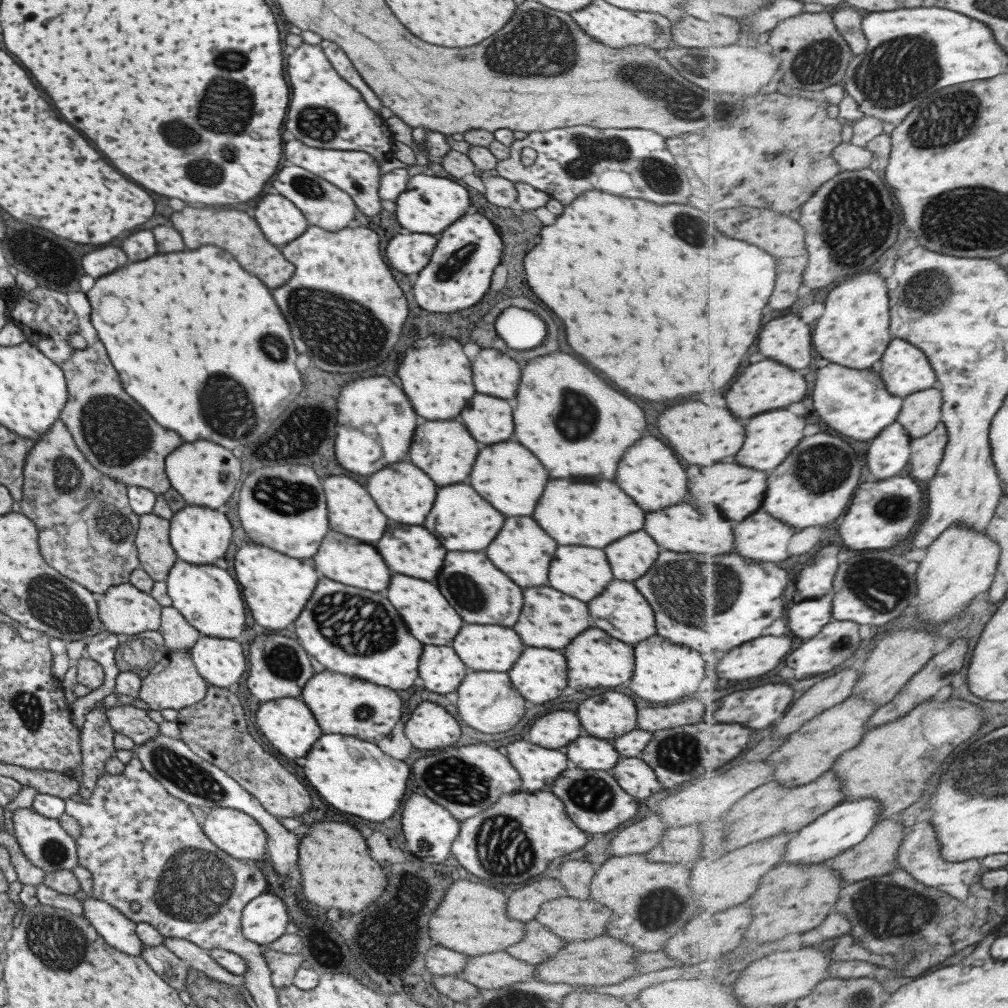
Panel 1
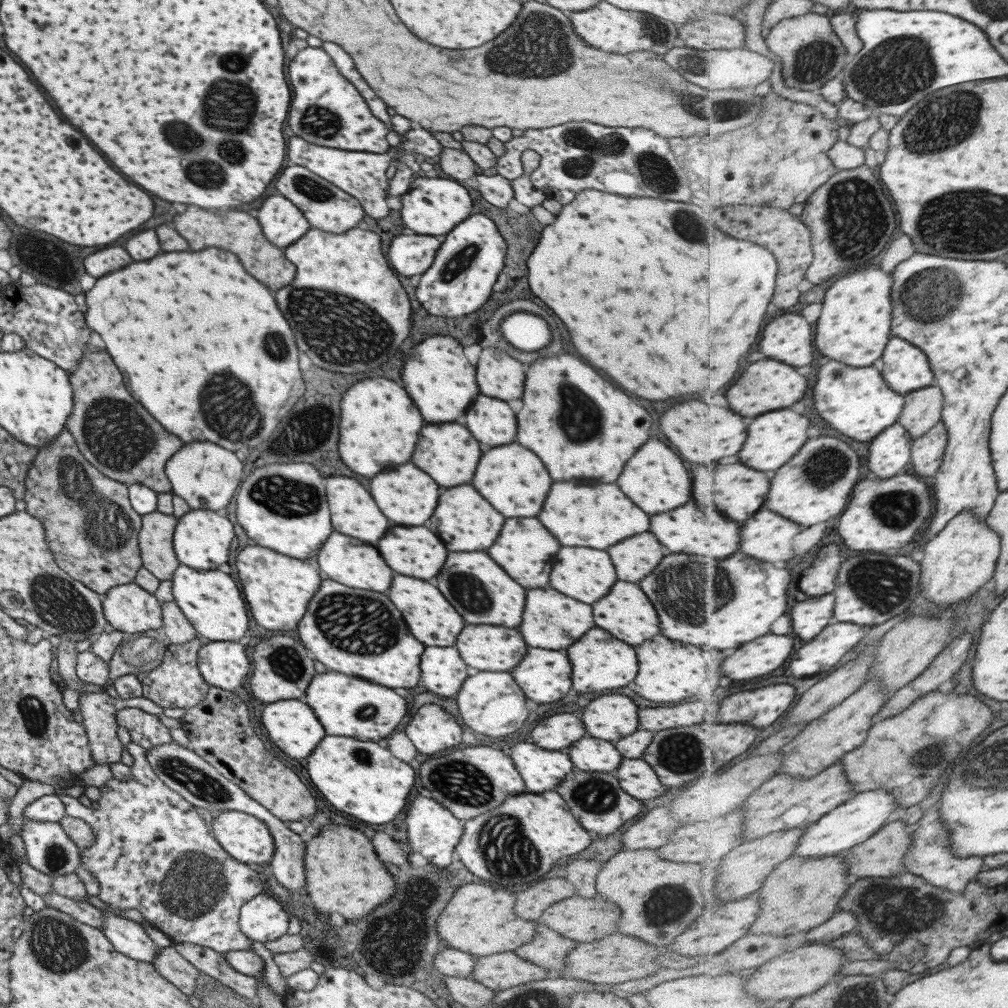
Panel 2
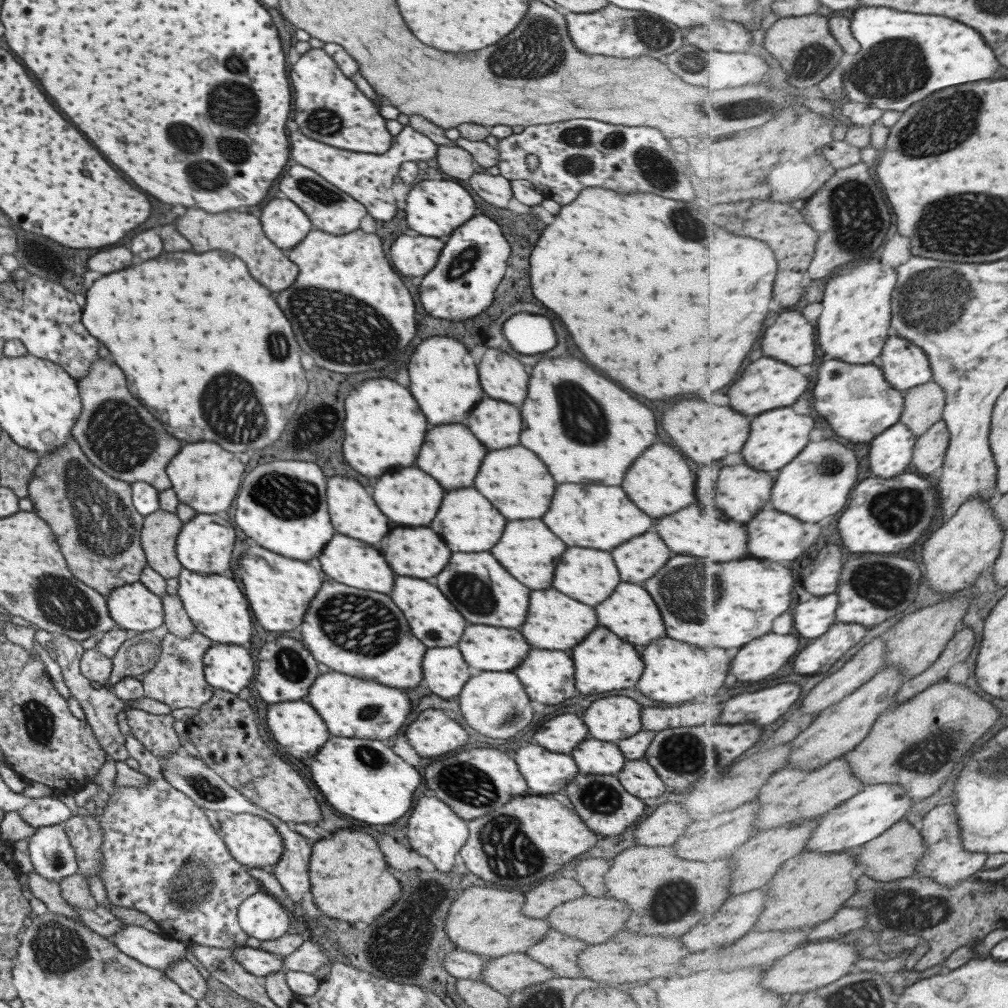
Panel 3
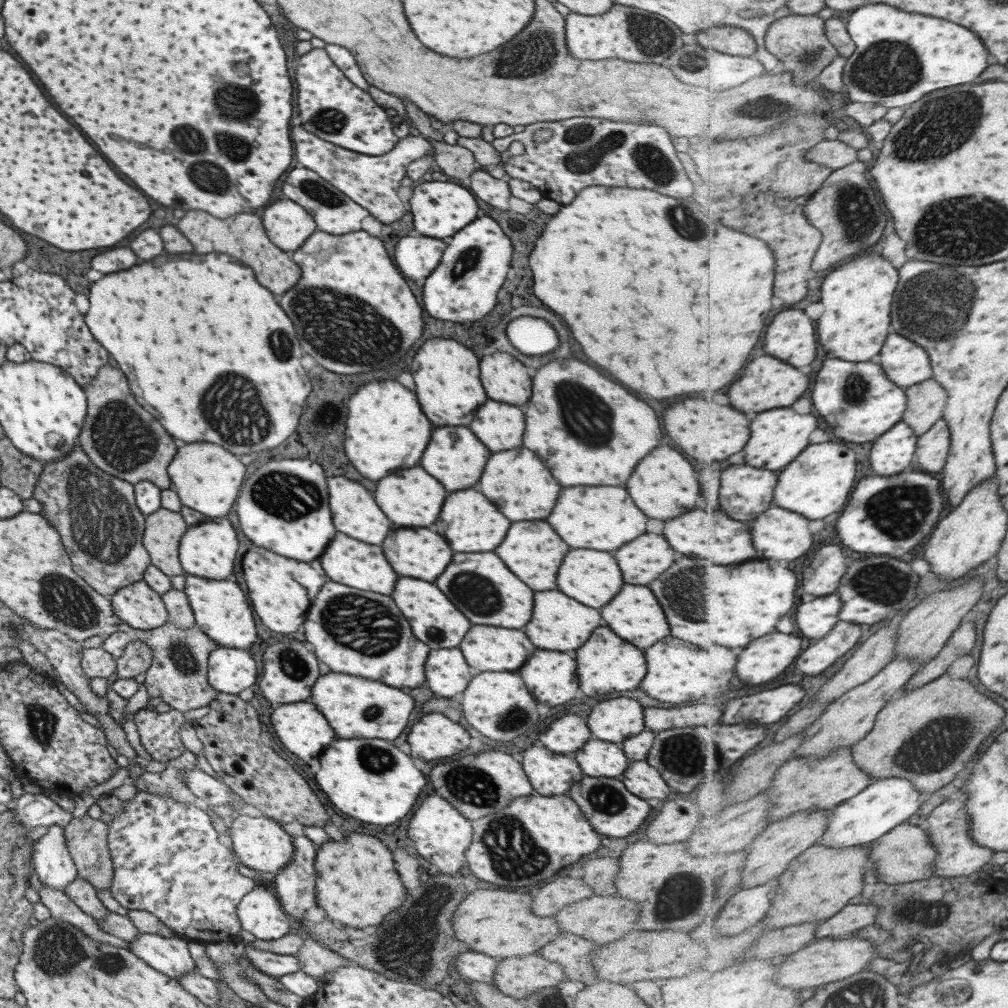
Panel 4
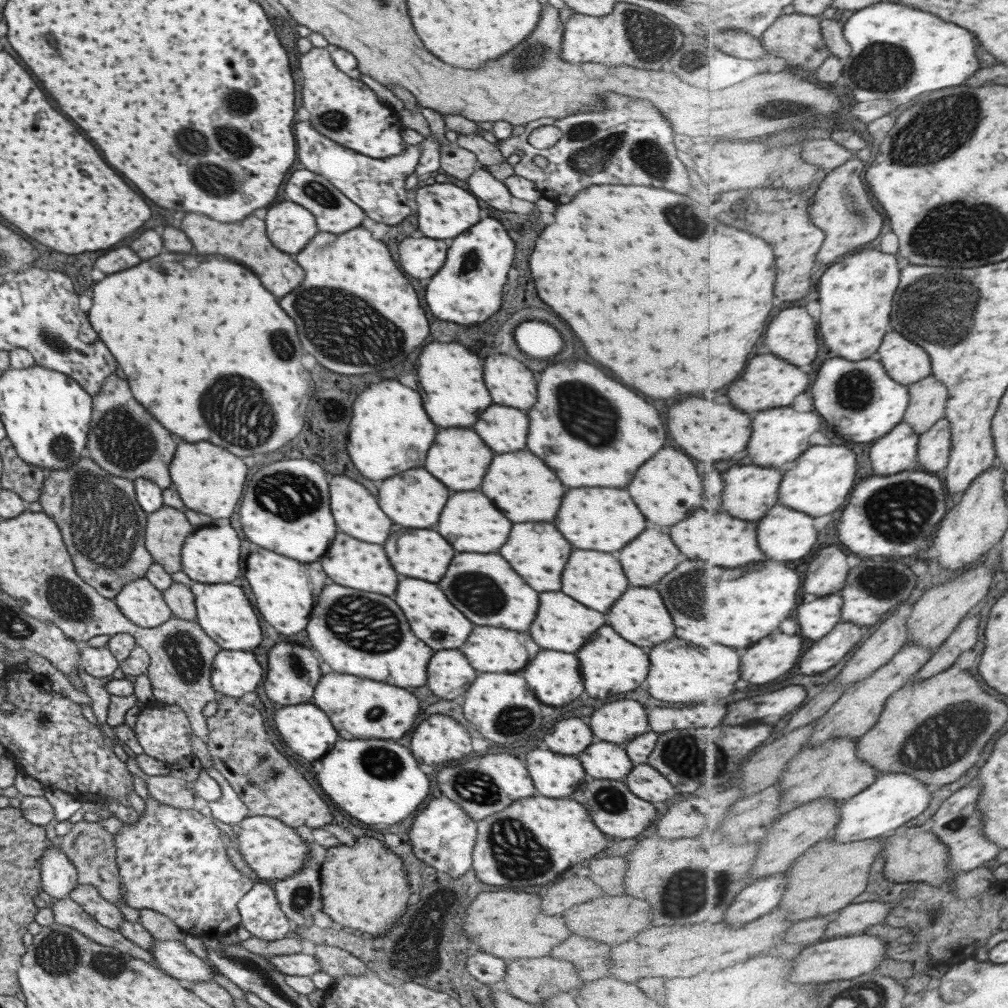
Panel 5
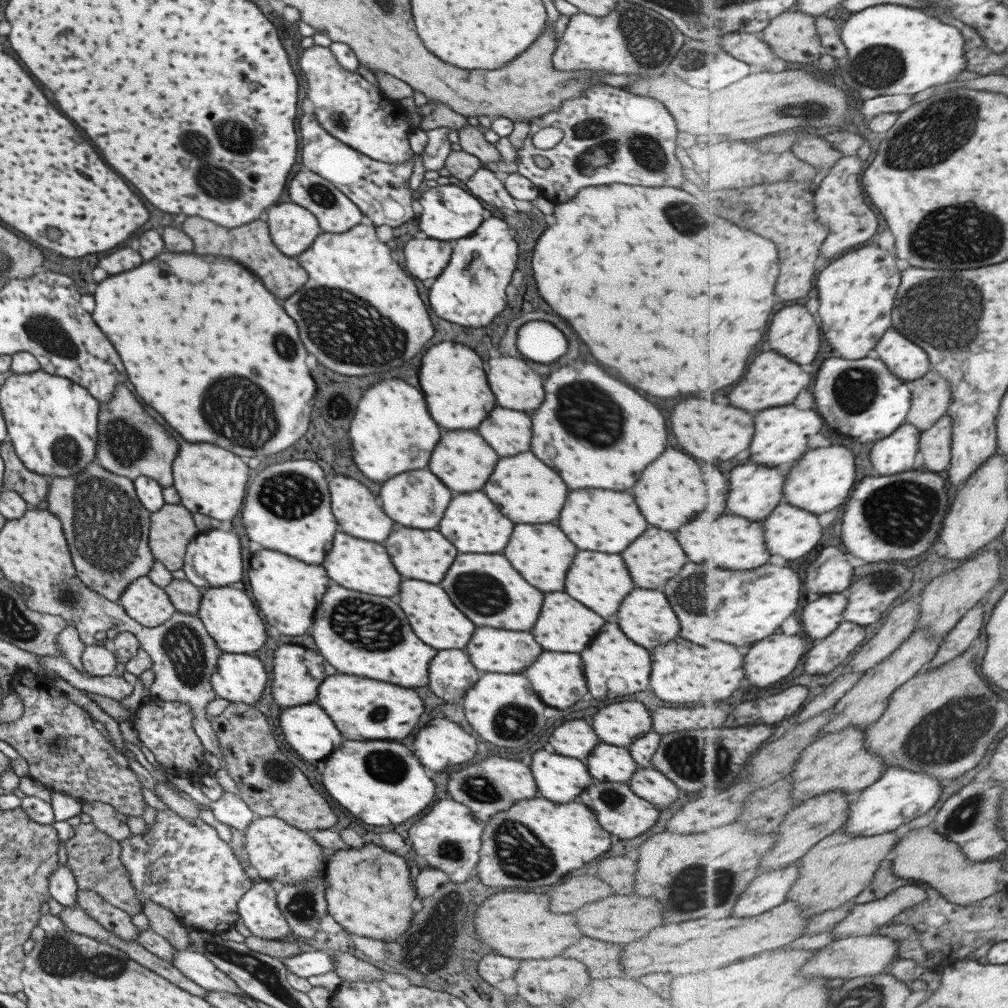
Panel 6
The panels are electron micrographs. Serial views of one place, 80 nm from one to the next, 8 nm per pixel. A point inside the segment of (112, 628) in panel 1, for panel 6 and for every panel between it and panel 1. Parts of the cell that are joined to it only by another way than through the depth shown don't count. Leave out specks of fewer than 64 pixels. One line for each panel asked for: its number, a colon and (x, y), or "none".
2: (127, 607)
3: (134, 609)
4: (138, 606)
5: (138, 600)
6: (147, 604)

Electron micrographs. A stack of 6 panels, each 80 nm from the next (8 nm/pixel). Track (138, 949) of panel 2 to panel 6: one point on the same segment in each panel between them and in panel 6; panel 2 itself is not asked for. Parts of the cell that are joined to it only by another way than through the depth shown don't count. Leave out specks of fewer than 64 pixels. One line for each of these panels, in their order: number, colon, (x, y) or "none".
3: (150, 949)
4: (170, 956)
5: (172, 957)
6: (195, 966)

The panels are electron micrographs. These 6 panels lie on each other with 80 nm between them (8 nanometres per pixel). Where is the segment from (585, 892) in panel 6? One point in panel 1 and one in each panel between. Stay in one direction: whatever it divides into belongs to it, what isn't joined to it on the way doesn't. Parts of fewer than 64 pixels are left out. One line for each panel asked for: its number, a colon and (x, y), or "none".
1: (523, 904)
2: (530, 903)
3: (543, 898)
4: (551, 897)
5: (570, 891)

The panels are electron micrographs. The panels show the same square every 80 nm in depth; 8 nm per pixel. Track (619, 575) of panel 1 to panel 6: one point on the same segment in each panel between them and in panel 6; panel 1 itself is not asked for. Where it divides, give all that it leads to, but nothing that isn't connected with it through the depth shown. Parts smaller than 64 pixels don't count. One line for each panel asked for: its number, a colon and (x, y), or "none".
2: (633, 559)
3: (638, 559)
4: (642, 560)
5: (651, 555)
6: (655, 556)

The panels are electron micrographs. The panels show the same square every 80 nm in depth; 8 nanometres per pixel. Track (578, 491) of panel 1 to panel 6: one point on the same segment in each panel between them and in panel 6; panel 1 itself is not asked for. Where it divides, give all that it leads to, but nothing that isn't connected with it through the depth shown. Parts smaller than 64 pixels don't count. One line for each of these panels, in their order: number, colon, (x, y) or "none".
2: (595, 516)
3: (585, 515)
4: (601, 517)
5: (602, 519)
6: (609, 521)

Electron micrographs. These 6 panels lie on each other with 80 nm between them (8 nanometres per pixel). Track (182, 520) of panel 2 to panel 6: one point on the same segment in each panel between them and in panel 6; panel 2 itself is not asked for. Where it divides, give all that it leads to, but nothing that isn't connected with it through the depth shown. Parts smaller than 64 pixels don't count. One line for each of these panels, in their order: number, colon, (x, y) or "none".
3: (203, 545)
4: (207, 549)
5: (209, 554)
6: (211, 558)

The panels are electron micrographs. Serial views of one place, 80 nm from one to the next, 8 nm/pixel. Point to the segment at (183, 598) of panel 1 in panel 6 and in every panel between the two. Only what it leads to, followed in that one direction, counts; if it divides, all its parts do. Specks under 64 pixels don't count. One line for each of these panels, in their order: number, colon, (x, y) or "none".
2: (209, 599)
3: (214, 604)
4: (220, 610)
5: (222, 611)
6: (229, 617)

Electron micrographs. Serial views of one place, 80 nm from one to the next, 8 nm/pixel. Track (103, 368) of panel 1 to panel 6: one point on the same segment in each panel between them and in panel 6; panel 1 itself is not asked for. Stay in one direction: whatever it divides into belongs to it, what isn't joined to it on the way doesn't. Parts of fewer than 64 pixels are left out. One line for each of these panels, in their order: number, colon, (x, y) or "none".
2: (115, 435)
3: (118, 436)
4: (119, 437)
5: (123, 439)
6: (130, 443)

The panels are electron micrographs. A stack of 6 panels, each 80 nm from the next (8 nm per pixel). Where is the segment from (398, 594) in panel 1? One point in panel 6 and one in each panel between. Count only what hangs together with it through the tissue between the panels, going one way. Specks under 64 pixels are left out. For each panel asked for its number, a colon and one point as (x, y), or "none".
2: (430, 619)
3: (432, 620)
4: (435, 621)
5: (433, 620)
6: (434, 620)

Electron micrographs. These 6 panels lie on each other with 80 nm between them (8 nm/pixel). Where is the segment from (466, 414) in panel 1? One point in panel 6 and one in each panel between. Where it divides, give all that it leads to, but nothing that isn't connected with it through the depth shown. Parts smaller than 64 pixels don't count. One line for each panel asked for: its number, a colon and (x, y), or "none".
2: (490, 421)
3: (495, 424)
4: (500, 427)
5: (503, 429)
6: (507, 431)

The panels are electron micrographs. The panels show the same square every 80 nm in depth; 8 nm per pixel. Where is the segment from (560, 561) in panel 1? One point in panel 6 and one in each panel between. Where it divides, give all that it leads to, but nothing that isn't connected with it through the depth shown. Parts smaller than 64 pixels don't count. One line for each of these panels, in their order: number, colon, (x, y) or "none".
2: (585, 574)
3: (589, 576)
4: (590, 577)
5: (595, 579)
6: (599, 581)

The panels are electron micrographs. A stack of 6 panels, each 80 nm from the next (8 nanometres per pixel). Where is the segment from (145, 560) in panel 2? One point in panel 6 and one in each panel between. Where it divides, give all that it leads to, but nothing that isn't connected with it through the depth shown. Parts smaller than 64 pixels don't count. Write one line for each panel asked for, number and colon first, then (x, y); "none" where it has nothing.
3: (159, 529)
4: (163, 529)
5: (166, 528)
6: (171, 527)

